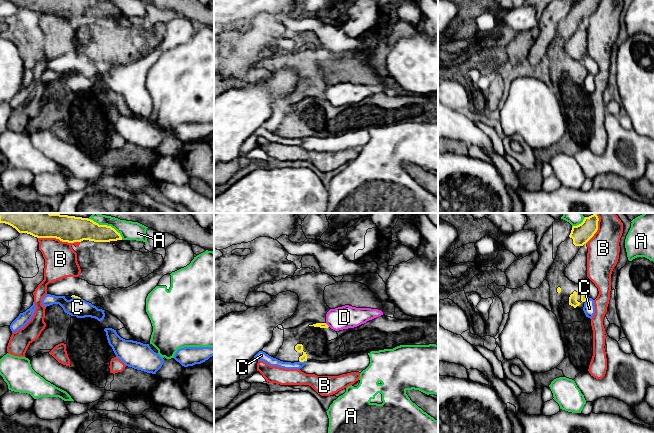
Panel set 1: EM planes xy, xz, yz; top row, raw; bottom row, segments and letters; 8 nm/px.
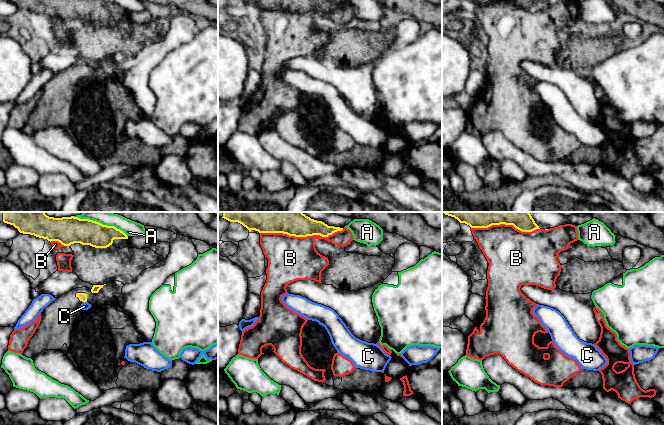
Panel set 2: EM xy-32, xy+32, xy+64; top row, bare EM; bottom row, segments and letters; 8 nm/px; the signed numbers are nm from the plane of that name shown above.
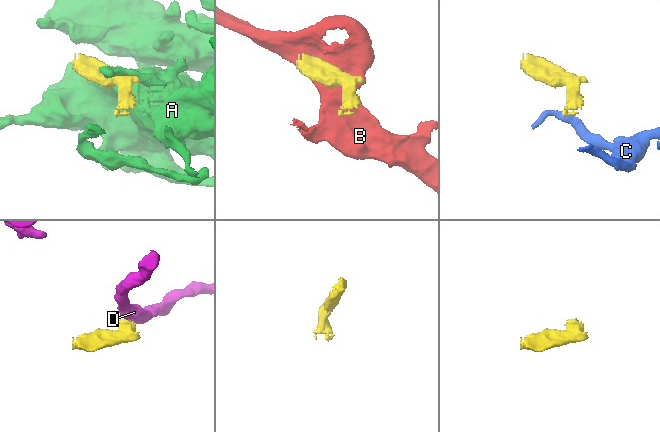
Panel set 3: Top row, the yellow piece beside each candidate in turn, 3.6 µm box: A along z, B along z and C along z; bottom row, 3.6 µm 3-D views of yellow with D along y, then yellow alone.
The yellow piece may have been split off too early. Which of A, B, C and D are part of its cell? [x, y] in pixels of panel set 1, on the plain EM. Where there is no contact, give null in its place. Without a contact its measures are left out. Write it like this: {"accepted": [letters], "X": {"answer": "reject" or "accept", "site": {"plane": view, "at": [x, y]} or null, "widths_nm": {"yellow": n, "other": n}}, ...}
{"accepted": [], "A": {"answer": "reject", "site": {"plane": "xy", "at": [110, 2]}, "widths_nm": {"yellow": 140, "other": 130}}, "B": {"answer": "reject", "site": {"plane": "xy", "at": [59, 15]}, "widths_nm": {"yellow": 150, "other": 260}}, "C": {"answer": "reject", "site": {"plane": "xz", "at": [303, 137]}, "widths_nm": {"yellow": 60, "other": 70}}, "D": {"answer": "reject", "site": {"plane": "xz", "at": [326, 100]}, "widths_nm": {"yellow": 50, "other": 180}}}

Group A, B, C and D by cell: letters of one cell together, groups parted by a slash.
A D / B / C

